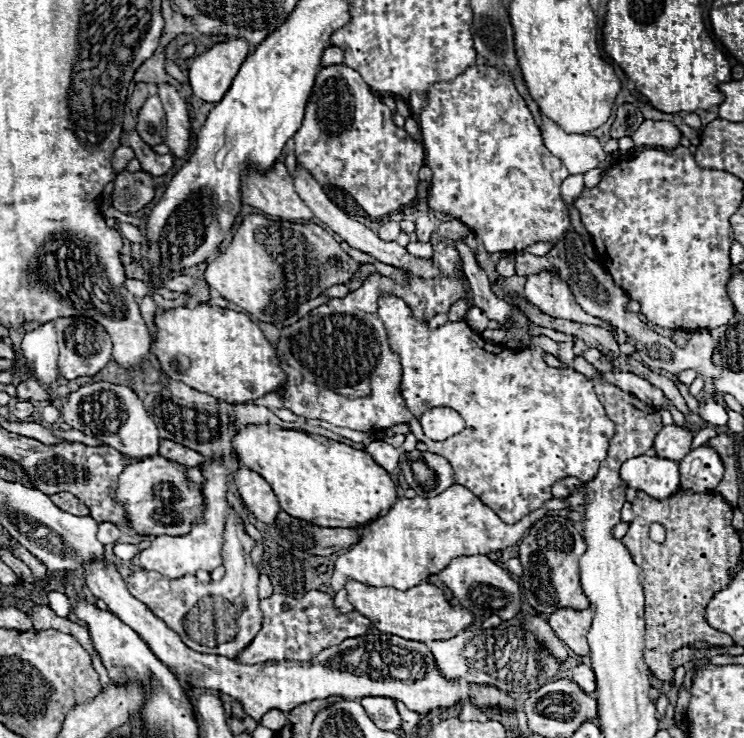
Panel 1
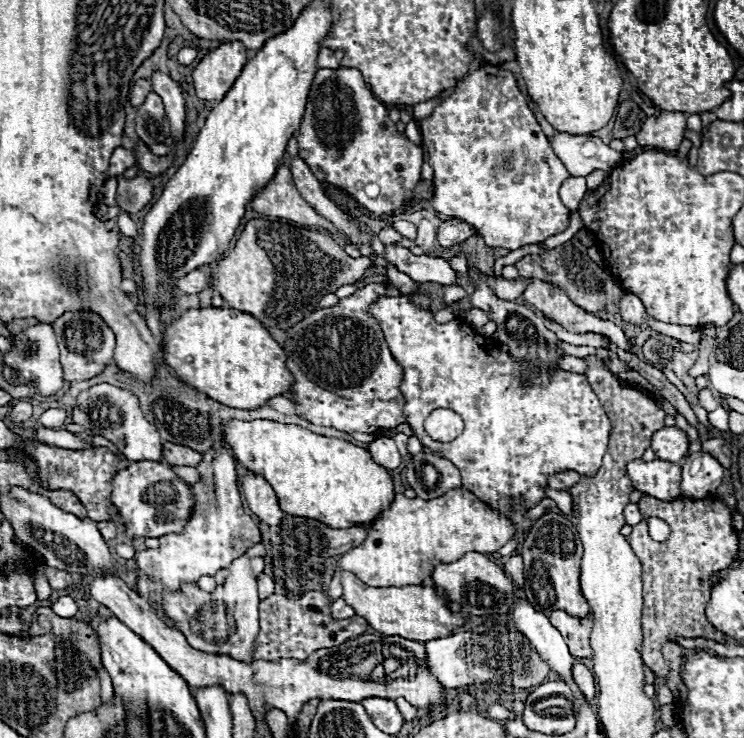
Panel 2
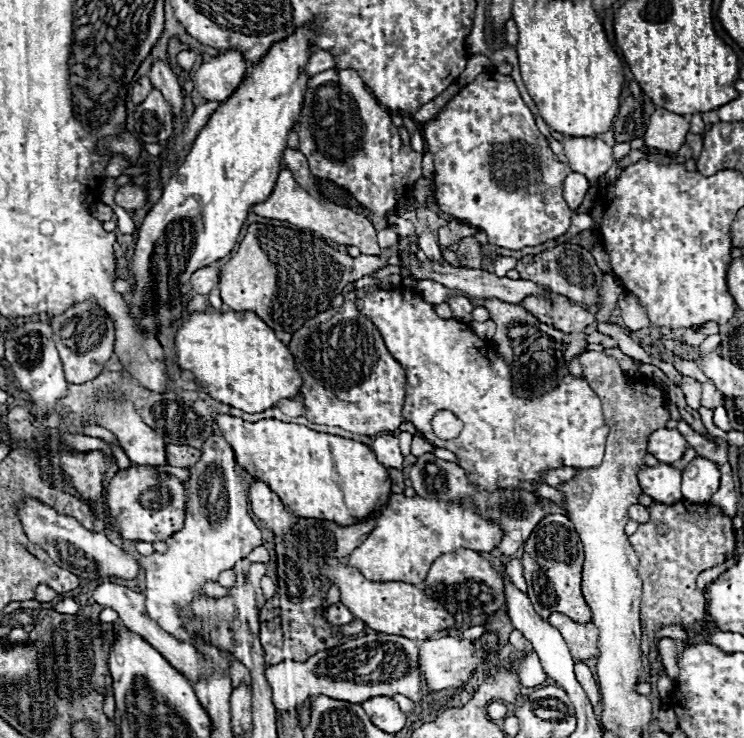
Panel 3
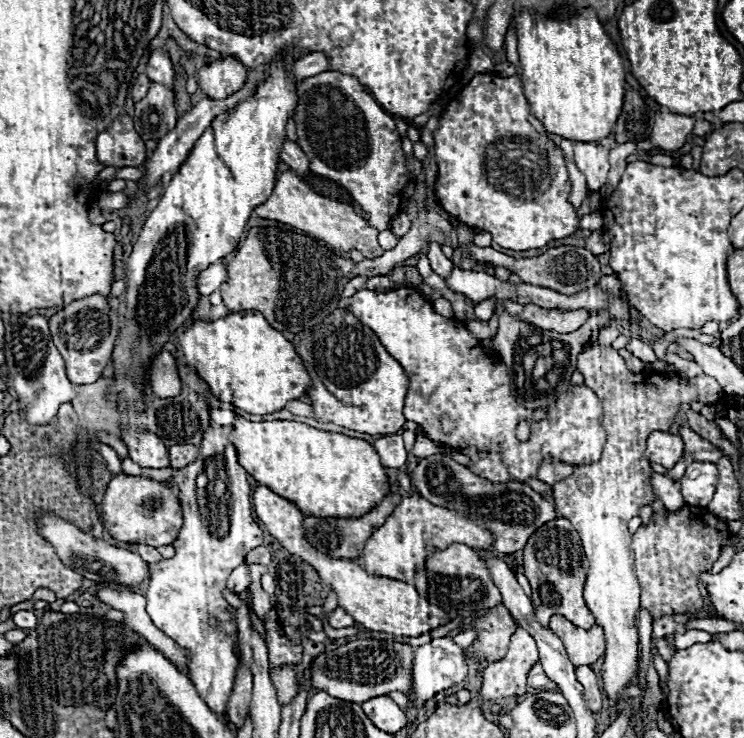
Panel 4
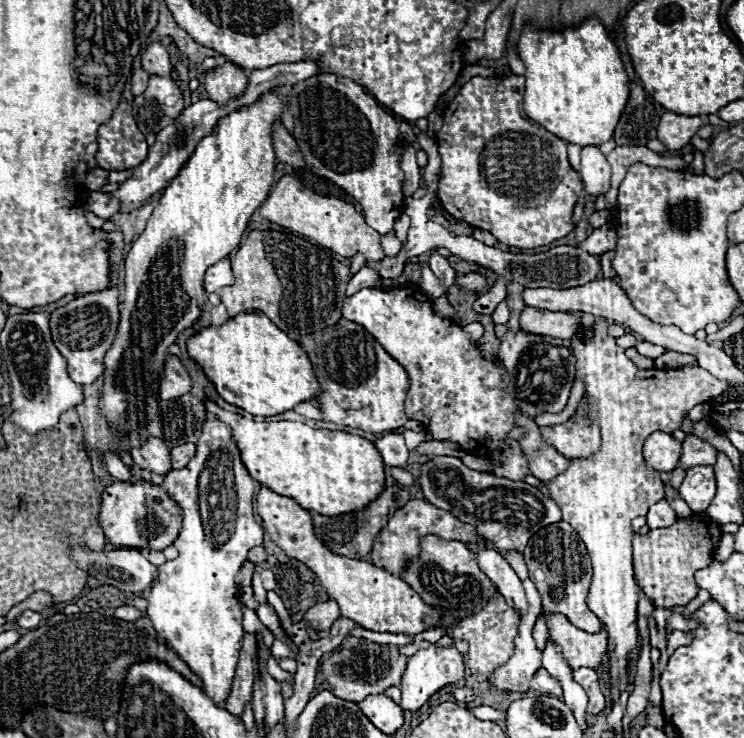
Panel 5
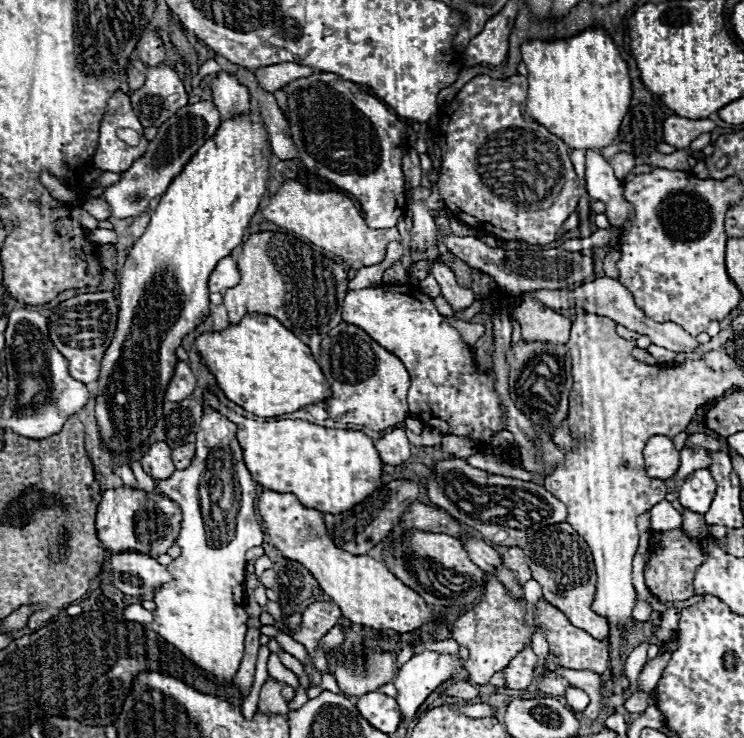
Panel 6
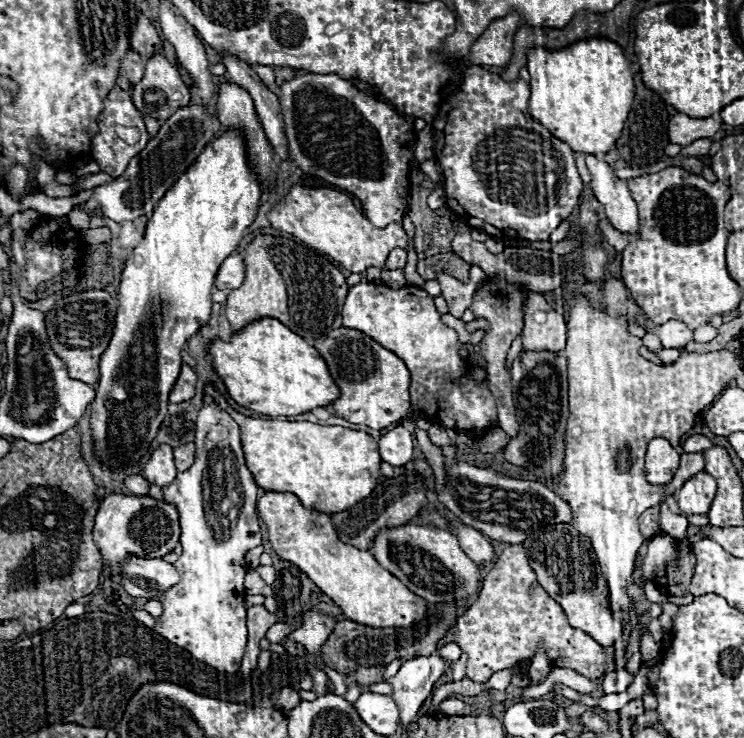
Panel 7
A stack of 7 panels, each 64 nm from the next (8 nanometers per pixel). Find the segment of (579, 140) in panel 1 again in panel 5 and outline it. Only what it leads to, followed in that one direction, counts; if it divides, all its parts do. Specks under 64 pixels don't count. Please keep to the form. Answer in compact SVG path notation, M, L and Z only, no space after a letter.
M596 146L582 148L582 180L590 196L602 196L610 190L610 166Z

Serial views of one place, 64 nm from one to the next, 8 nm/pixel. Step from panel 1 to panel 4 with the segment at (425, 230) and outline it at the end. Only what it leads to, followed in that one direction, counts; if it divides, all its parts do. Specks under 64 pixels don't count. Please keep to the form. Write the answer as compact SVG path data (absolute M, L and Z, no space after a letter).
M430 244L430 246L428 246L428 260L430 260L430 264L432 264L432 270L434 270L438 276L442 276L442 278L448 278L450 272L454 270L452 262L442 254L442 250L440 250L438 244Z

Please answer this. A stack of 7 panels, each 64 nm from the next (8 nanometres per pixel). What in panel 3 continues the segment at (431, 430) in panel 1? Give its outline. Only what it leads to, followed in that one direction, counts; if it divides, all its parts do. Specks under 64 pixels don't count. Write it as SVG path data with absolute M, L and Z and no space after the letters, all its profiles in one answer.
M440 410L440 438L442 440L456 438L460 434L460 428L462 428L462 424L452 412Z

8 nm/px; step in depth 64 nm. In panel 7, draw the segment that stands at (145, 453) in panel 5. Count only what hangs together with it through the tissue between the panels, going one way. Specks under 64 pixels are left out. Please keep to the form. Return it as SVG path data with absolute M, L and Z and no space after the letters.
M162 444L160 448L156 448L150 456L150 460L144 466L144 478L152 484L158 486L168 486L174 482L178 470L174 466L174 454L172 454L172 446Z

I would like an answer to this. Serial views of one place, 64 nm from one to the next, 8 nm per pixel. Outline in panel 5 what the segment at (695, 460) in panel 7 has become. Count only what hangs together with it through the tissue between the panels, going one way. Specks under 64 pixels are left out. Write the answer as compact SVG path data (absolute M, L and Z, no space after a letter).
M688 434L684 444L682 444L682 456L680 456L680 468L682 470L690 470L694 466L706 466L706 464L714 464L716 462L716 450L706 444L704 440Z

